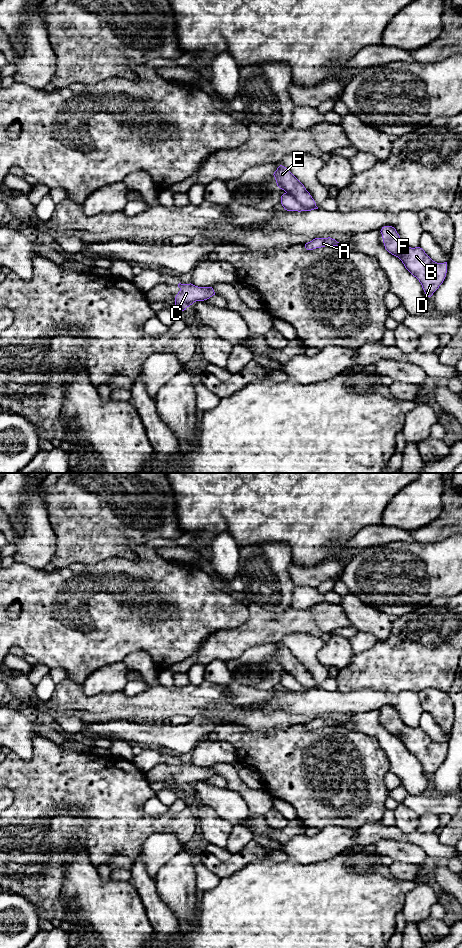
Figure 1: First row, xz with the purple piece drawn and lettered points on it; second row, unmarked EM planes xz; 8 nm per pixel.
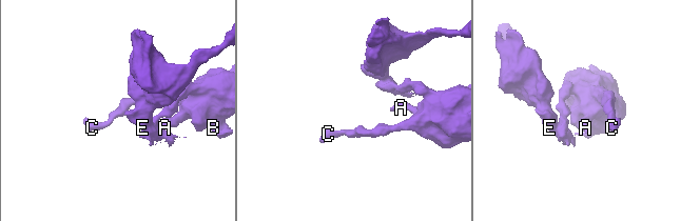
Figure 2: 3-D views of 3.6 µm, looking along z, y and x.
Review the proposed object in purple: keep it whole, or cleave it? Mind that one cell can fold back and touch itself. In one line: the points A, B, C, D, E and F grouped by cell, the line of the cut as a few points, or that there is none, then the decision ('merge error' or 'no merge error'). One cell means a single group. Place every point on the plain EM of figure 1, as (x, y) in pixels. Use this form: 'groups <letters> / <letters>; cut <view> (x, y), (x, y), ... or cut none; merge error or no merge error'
groups A B C D F / E; cut xz (286, 672), (291, 674), (305, 689); merge error

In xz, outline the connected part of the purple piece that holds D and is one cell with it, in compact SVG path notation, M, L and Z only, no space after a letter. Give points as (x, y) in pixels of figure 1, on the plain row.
M384 706L380 712L385 729L402 741L405 748L419 760L425 774L431 777L446 757L447 742L437 743L422 728L407 726L392 706Z

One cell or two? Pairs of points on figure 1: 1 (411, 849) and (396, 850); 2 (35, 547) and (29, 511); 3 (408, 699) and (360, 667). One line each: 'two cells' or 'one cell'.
1: one cell
2: one cell
3: two cells

